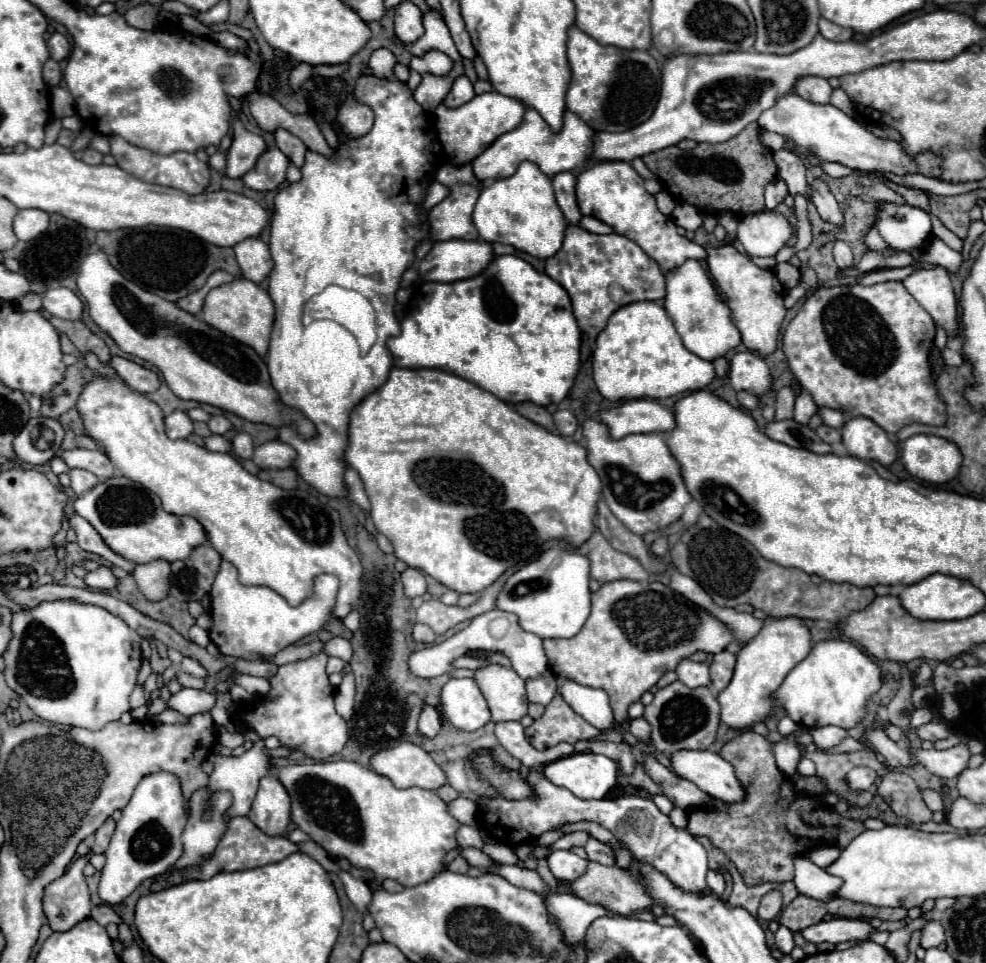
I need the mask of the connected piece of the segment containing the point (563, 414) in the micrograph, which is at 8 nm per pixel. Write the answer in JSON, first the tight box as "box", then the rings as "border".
{"box":[553,410,579,436],"border":[[[557,410],[557,412],[553,414],[553,422],[555,422],[555,426],[557,426],[557,430],[559,430],[561,436],[573,436],[573,432],[575,432],[577,426],[579,426],[579,422],[577,422],[577,418],[573,416],[571,410]]]}

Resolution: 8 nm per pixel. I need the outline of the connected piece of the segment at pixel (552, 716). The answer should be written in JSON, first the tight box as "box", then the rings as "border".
{"box":[525,694,607,750],"border":[[[555,694],[555,698],[545,706],[543,716],[525,728],[525,736],[535,750],[545,750],[561,742],[575,744],[579,740],[591,740],[603,732],[607,730],[597,730],[575,714],[561,694]]]}

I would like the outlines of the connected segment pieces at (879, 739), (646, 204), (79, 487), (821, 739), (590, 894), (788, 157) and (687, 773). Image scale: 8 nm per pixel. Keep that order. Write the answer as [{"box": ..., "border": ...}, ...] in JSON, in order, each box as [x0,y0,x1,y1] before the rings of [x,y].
[{"box":[865,728,911,768],"border":[[[869,728],[867,734],[865,734],[865,738],[867,738],[869,742],[873,742],[873,746],[877,748],[877,752],[885,756],[885,760],[887,760],[887,764],[889,764],[891,768],[903,768],[903,766],[909,766],[909,764],[911,764],[907,746],[889,740],[889,736],[887,736],[883,730]]]},{"box":[577,160,707,272],"border":[[[603,160],[595,162],[577,176],[577,204],[581,214],[599,218],[609,224],[617,234],[629,236],[635,240],[657,264],[663,272],[683,264],[687,258],[707,260],[707,250],[685,236],[677,234],[677,226],[671,218],[659,212],[655,198],[643,188],[643,178],[633,170],[629,162],[621,160]]]},{"box":[69,470,99,496],"border":[[[69,470],[69,478],[71,478],[71,488],[77,496],[89,492],[93,486],[99,484],[99,478],[85,470]]]},{"box":[809,726,847,750],"border":[[[823,726],[823,728],[811,728],[809,734],[813,736],[813,742],[819,750],[831,750],[847,736],[847,730],[839,726]]]},{"box":[559,862,653,916],"border":[[[589,862],[583,876],[579,876],[577,880],[571,880],[571,882],[559,880],[559,884],[563,888],[571,890],[571,894],[575,894],[577,898],[581,898],[589,904],[599,904],[621,916],[631,916],[635,912],[645,912],[645,910],[653,908],[653,898],[649,896],[647,886],[641,884],[641,874],[635,868],[623,870],[619,866],[603,866],[599,862]]]},{"box":[773,150,809,194],"border":[[[777,150],[773,152],[777,170],[779,170],[779,178],[783,178],[787,182],[789,192],[795,194],[807,194],[809,186],[807,186],[807,178],[805,178],[805,166],[801,162],[799,156],[795,156],[791,150]]]},{"box":[669,750,745,802],"border":[[[679,750],[669,760],[677,776],[693,782],[711,798],[723,802],[741,802],[745,798],[741,782],[733,776],[733,766],[715,752]]]}]

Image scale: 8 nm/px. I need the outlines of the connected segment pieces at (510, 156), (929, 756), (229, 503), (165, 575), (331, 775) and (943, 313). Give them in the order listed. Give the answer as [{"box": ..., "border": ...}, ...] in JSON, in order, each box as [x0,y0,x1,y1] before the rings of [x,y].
[{"box":[471,108,597,180],"border":[[[527,108],[525,116],[523,116],[523,122],[515,130],[505,132],[503,136],[499,136],[471,164],[473,164],[473,170],[477,172],[479,180],[489,180],[489,178],[499,180],[499,178],[505,178],[505,176],[513,176],[513,172],[525,160],[535,162],[541,168],[541,172],[545,172],[547,176],[555,176],[555,174],[567,172],[567,170],[577,172],[577,170],[583,170],[587,166],[587,162],[591,160],[595,134],[597,132],[593,128],[589,128],[579,116],[575,116],[569,110],[565,110],[563,128],[559,132],[553,132],[537,110]]]},{"box":[915,738,969,778],"border":[[[963,738],[961,744],[949,748],[949,750],[923,750],[923,748],[915,748],[915,758],[917,764],[925,766],[931,774],[939,776],[939,778],[955,778],[959,776],[965,768],[967,768],[967,760],[969,760],[969,748],[967,748],[967,738]]]},{"box":[75,374,361,618],"border":[[[93,374],[85,384],[75,404],[85,434],[91,436],[111,460],[115,470],[121,476],[139,482],[147,490],[155,492],[163,508],[177,516],[193,516],[199,520],[207,532],[209,544],[217,548],[223,560],[229,560],[239,570],[239,580],[247,586],[261,584],[273,588],[277,594],[285,596],[289,604],[301,604],[313,590],[313,576],[319,574],[335,574],[341,580],[341,588],[337,594],[335,616],[345,618],[349,610],[357,608],[357,592],[361,592],[361,562],[355,550],[349,546],[343,528],[341,516],[335,508],[327,506],[327,502],[319,500],[309,490],[281,490],[271,482],[259,480],[249,474],[231,454],[211,452],[195,442],[185,438],[171,440],[165,434],[163,412],[159,404],[149,400],[145,394],[131,390],[121,378],[107,378],[103,374]]]},{"box":[135,560,169,600],"border":[[[155,560],[149,564],[137,564],[135,566],[135,582],[141,590],[141,594],[151,600],[163,600],[169,590],[169,562]]]},{"box":[277,760,459,888],"border":[[[349,760],[291,764],[279,768],[277,778],[291,796],[291,820],[335,858],[347,858],[359,868],[373,870],[375,878],[369,882],[371,888],[377,888],[385,878],[393,878],[403,886],[427,882],[441,872],[445,854],[457,848],[455,832],[459,822],[447,812],[447,804],[433,790],[399,790],[385,776],[379,776],[377,772]]]},{"box":[903,266,959,338],"border":[[[943,266],[917,270],[903,280],[907,292],[931,314],[949,338],[959,336],[959,310],[951,278]]]}]

